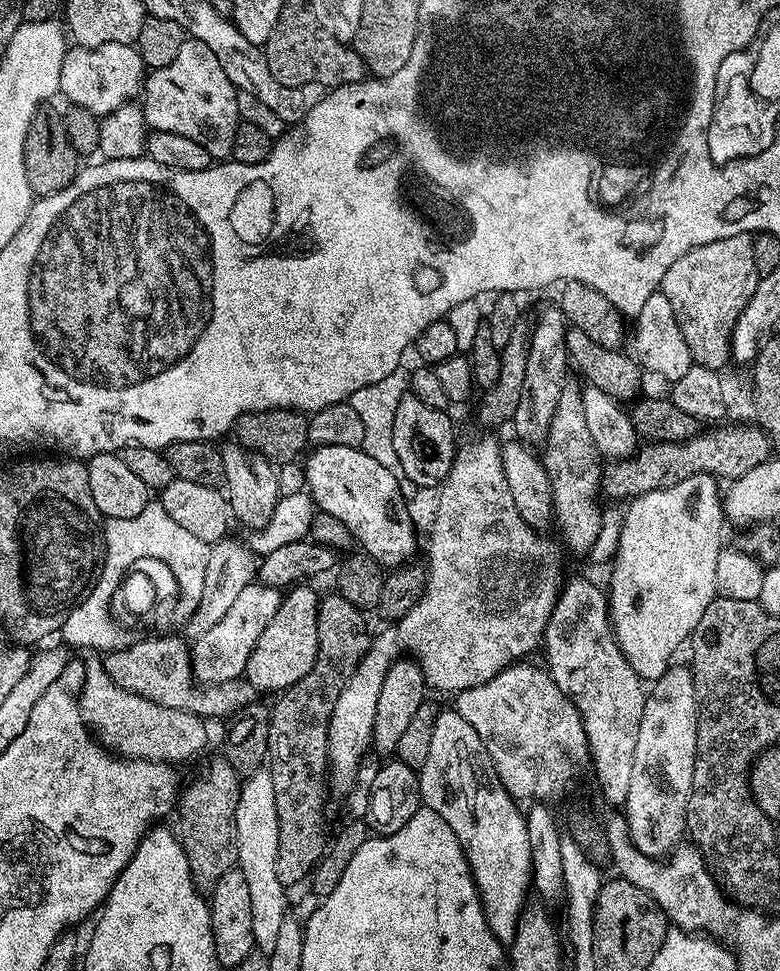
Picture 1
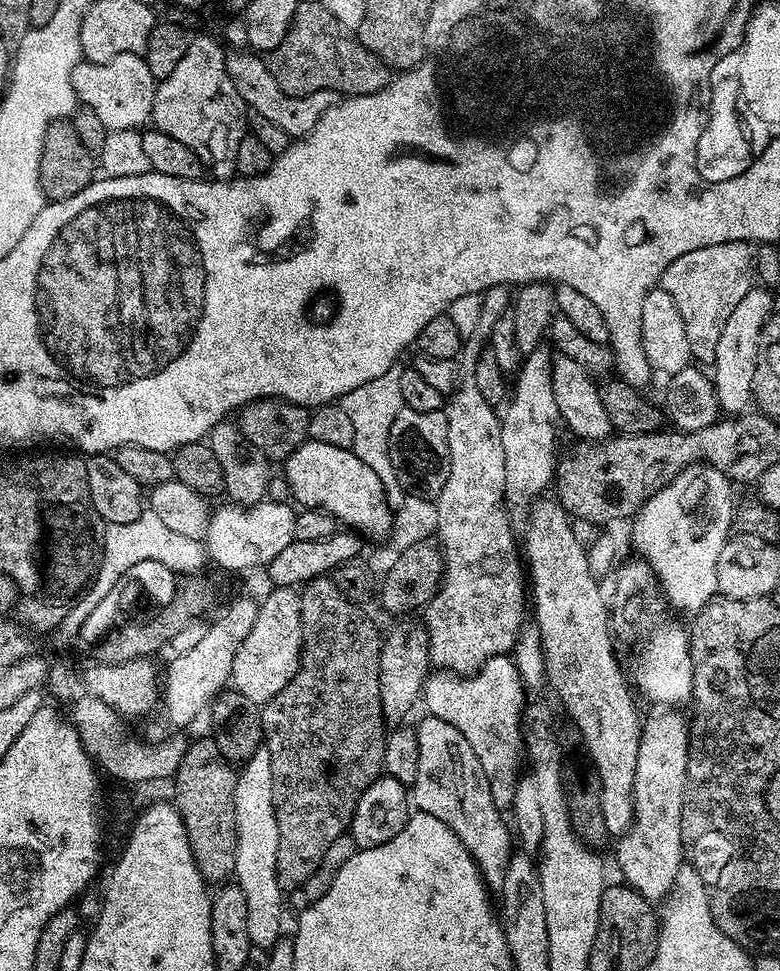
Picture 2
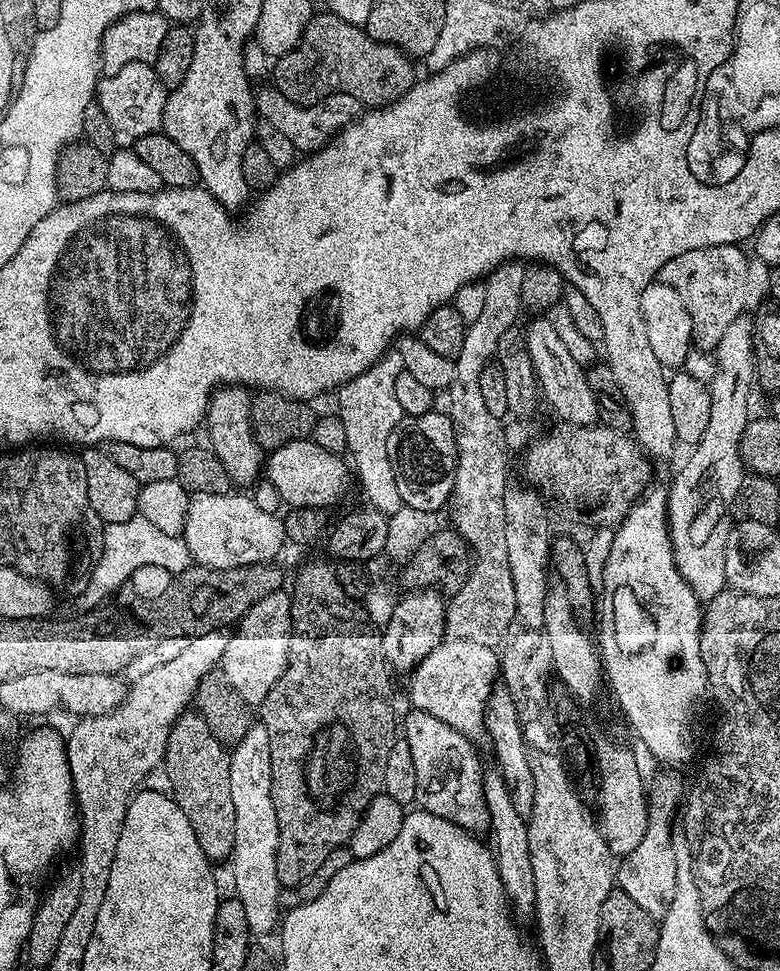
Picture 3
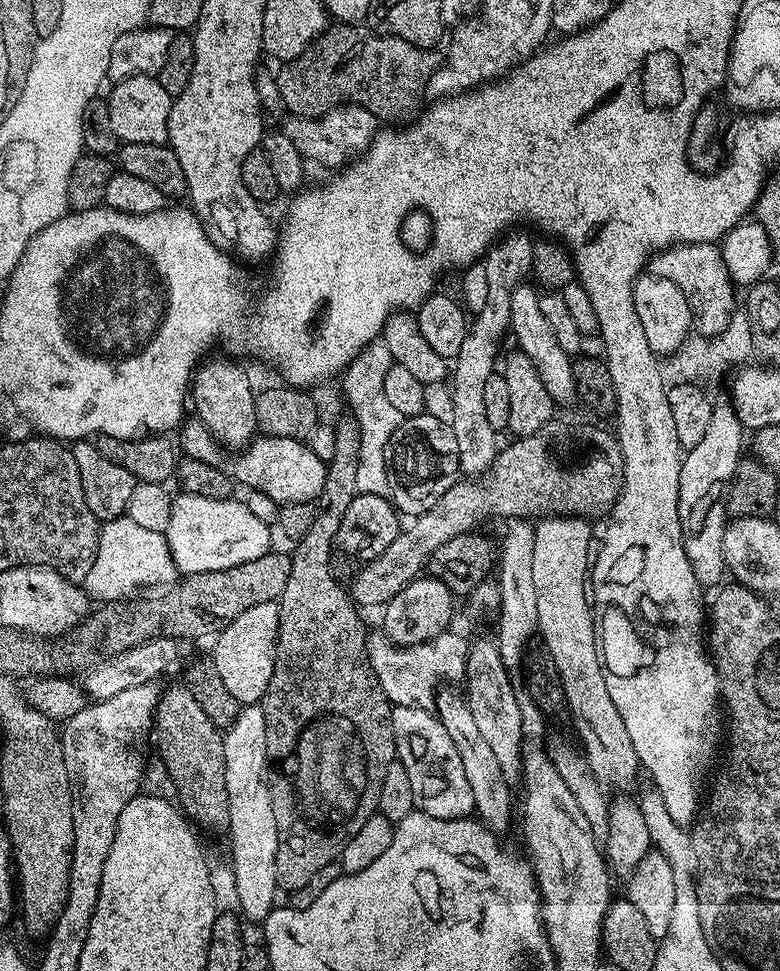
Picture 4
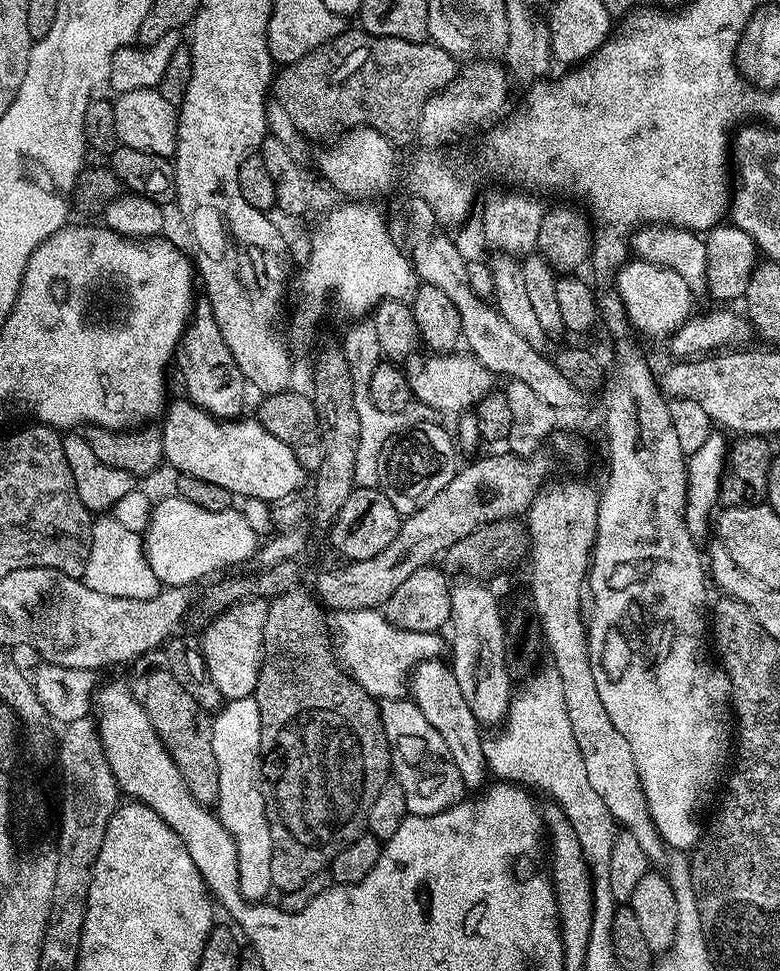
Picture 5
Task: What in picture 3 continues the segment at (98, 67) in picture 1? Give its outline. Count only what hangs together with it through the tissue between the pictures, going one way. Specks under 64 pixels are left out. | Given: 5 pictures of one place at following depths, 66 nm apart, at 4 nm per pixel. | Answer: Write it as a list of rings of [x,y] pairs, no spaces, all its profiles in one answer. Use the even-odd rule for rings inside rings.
[[[130,62],[130,66],[107,73],[96,84],[94,100],[102,106],[106,118],[110,118],[110,126],[114,126],[117,134],[135,138],[161,131],[165,95],[164,83],[156,77],[156,69],[152,64]]]

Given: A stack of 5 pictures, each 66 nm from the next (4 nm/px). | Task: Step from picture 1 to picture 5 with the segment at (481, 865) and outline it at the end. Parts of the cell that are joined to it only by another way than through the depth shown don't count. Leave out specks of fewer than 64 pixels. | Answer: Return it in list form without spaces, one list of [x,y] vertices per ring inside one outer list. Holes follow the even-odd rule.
[[[411,698],[380,700],[379,706],[384,733],[392,751],[394,780],[395,783],[402,786],[402,790],[406,794],[406,806],[409,813],[414,816],[433,816],[465,799],[466,789],[462,774],[458,772],[454,758],[450,756],[449,747],[442,740],[442,735],[438,734],[438,730],[434,730],[434,726],[430,726],[430,723],[427,722],[425,715],[422,714],[422,710],[419,709],[415,701]]]

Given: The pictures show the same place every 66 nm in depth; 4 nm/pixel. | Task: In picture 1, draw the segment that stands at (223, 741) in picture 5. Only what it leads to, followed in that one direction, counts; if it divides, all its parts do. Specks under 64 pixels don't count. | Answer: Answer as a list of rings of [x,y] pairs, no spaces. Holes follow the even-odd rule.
[[[271,771],[253,772],[241,783],[236,807],[236,863],[250,889],[250,926],[261,953],[274,950],[278,930],[290,912],[286,885],[278,882],[278,806],[274,806],[274,778]]]

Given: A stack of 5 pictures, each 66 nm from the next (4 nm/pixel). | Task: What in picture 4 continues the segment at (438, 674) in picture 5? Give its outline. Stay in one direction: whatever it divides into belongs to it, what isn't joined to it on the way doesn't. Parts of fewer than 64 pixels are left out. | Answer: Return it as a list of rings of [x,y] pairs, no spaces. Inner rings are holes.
[[[439,689],[434,698],[434,710],[445,727],[446,732],[454,741],[458,749],[458,756],[462,758],[462,766],[466,773],[466,782],[469,783],[474,795],[474,810],[481,823],[497,834],[503,834],[512,820],[512,786],[505,780],[502,766],[491,750],[490,745],[479,732],[474,716],[463,695],[458,696],[452,690]]]

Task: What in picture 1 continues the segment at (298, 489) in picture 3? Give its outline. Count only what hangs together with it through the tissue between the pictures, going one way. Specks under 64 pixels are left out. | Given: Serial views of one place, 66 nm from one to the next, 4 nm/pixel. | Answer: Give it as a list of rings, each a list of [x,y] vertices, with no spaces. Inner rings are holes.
[[[316,446],[307,456],[302,475],[306,491],[319,511],[338,518],[350,530],[353,541],[361,544],[359,547],[381,566],[403,566],[415,557],[412,555],[416,552],[418,528],[411,518],[409,501],[400,489],[397,473],[370,458],[363,447]]]

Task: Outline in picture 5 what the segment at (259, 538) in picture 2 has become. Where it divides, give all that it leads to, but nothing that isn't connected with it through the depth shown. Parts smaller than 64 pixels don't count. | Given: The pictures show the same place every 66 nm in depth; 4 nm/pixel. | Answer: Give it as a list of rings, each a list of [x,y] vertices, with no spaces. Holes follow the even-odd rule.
[[[169,494],[152,509],[152,521],[143,537],[148,564],[164,586],[192,586],[195,580],[216,572],[219,568],[232,568],[243,560],[257,555],[258,537],[246,518],[235,510],[215,512],[202,510],[186,498]]]

